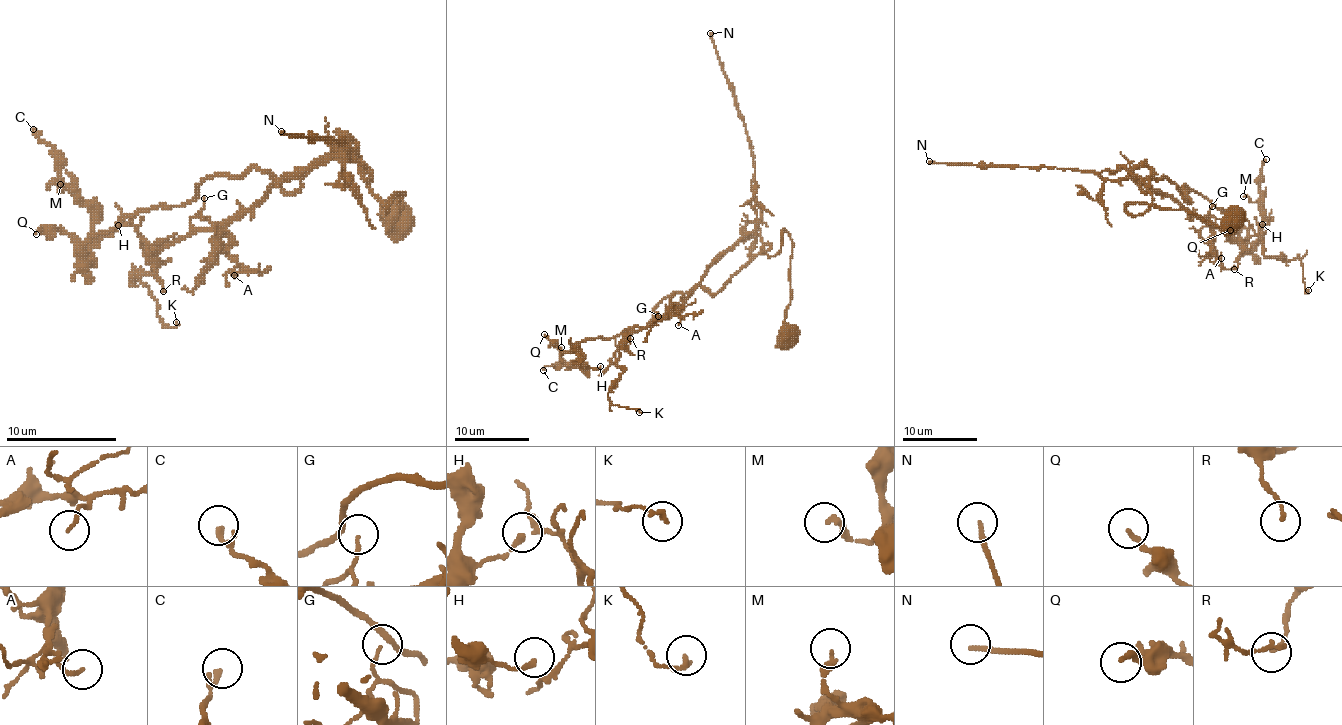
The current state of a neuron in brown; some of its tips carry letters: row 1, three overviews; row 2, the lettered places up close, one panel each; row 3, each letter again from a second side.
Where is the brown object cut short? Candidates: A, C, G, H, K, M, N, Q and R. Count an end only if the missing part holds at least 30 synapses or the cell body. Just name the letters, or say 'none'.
none

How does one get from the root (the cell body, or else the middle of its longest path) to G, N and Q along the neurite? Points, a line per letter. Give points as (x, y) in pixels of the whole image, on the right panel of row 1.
G: (1230, 219), (1215, 226), (1137, 202), (1132, 215), (1152, 204), (1150, 170), (1132, 174), (1219, 226), (1212, 206)
N: (1230, 219), (1215, 226), (1137, 202), (1126, 208), (1132, 215), (1152, 196), (1122, 167), (929, 161)
Q: (1230, 219), (1126, 208), (1141, 215), (1148, 182), (1169, 178), (1247, 236), (1230, 230)

